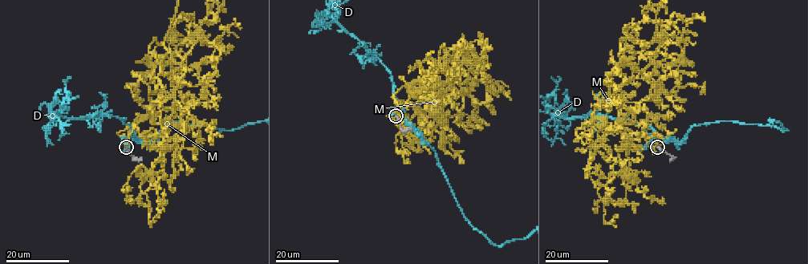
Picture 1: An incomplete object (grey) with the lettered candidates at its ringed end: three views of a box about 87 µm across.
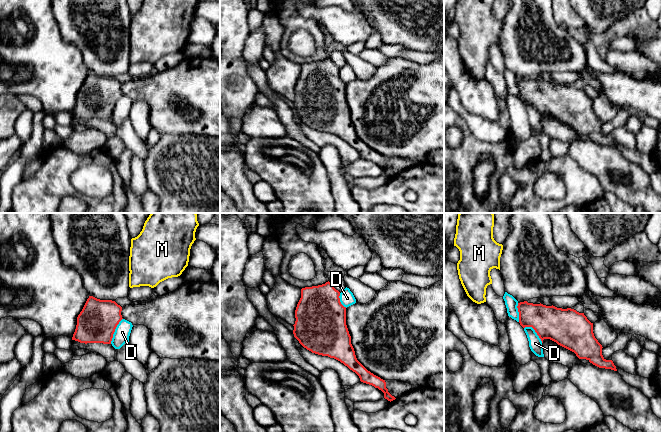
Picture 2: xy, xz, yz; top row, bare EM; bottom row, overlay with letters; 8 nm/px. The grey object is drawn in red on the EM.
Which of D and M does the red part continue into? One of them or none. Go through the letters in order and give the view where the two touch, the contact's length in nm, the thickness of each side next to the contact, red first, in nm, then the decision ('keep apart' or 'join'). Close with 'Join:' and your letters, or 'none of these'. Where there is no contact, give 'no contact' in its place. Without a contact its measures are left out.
D: contact in xy; length 220 nm; calibres 320 and 130 nm; keep apart
M: no contact; join
Join: M

